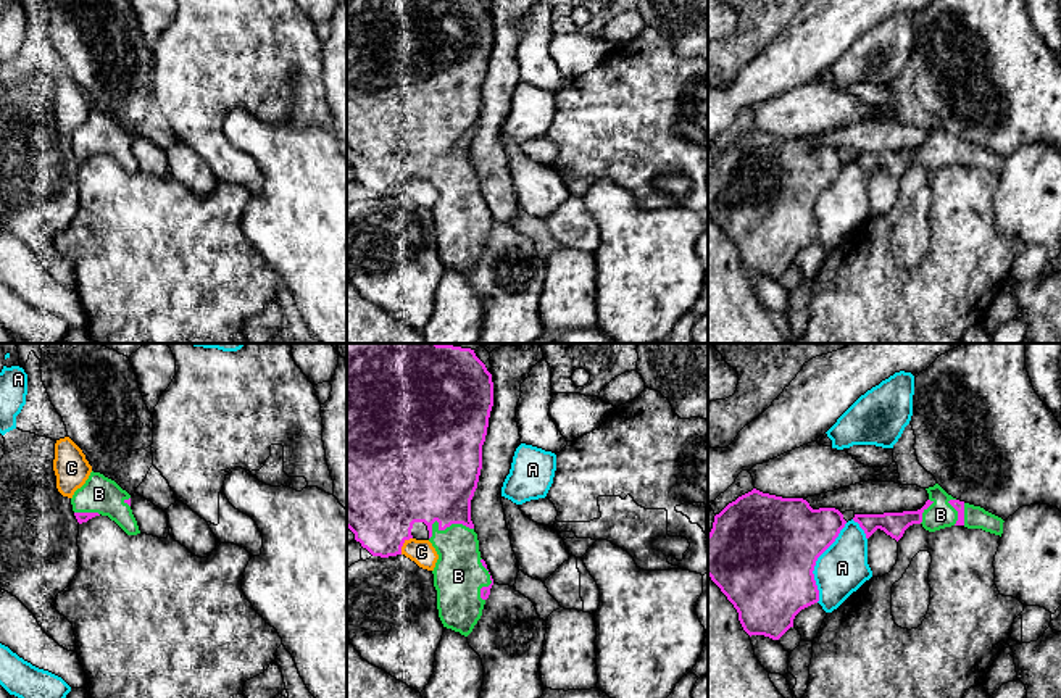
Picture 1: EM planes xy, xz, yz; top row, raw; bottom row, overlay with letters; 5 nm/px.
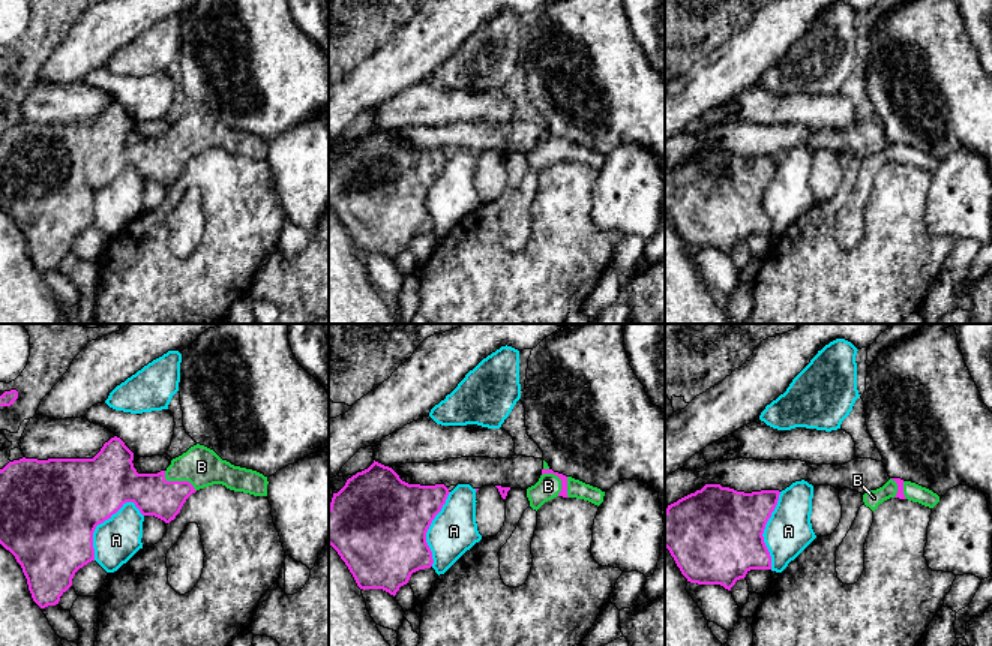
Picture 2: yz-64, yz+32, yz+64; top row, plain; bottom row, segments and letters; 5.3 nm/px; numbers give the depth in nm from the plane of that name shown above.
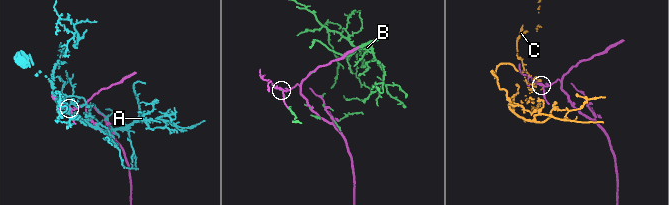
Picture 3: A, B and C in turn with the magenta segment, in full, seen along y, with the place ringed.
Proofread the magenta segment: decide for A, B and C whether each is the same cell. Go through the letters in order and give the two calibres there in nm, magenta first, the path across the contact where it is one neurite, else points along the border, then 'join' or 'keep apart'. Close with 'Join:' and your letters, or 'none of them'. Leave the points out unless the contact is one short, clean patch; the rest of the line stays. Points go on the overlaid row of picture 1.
A: 500/240 nm | keep apart
B: 400/260 nm | join
C: 400/120 nm | keep apart
Join: B

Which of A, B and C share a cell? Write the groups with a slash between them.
A / B / C

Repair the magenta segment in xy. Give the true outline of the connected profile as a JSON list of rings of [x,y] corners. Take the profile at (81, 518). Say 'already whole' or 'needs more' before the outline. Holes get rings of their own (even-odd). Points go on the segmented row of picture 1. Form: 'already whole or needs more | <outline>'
needs more | [[[90,472],[85,484],[74,492],[71,505],[79,524],[102,514],[114,521],[127,535],[140,534],[131,509],[131,495],[100,472]]]

